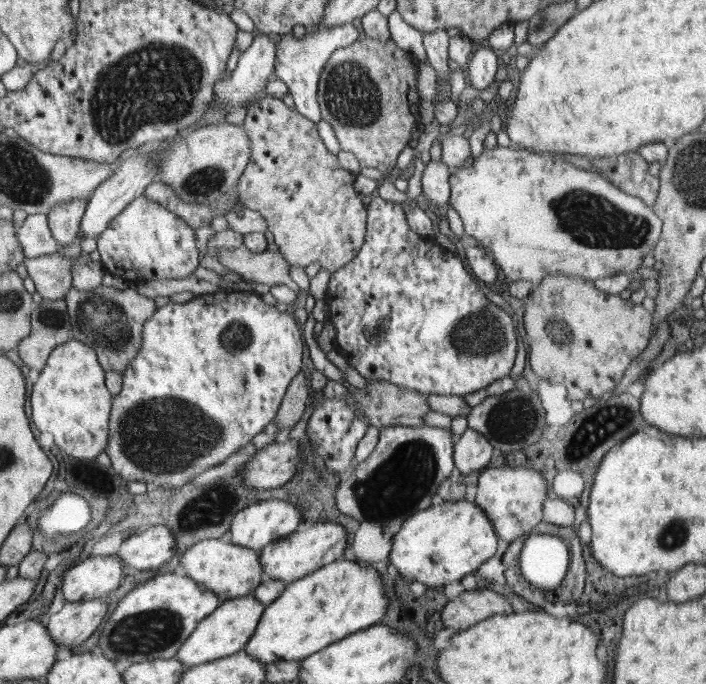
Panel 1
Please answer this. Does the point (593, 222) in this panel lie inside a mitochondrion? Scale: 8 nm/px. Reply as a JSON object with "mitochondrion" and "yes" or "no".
{"mitochondrion":"yes"}

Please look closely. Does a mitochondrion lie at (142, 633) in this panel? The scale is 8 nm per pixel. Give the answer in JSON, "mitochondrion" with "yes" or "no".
{"mitochondrion":"yes"}

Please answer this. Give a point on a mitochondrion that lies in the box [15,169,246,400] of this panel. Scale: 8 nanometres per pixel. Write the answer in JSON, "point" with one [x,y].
{"point":[105,322]}

